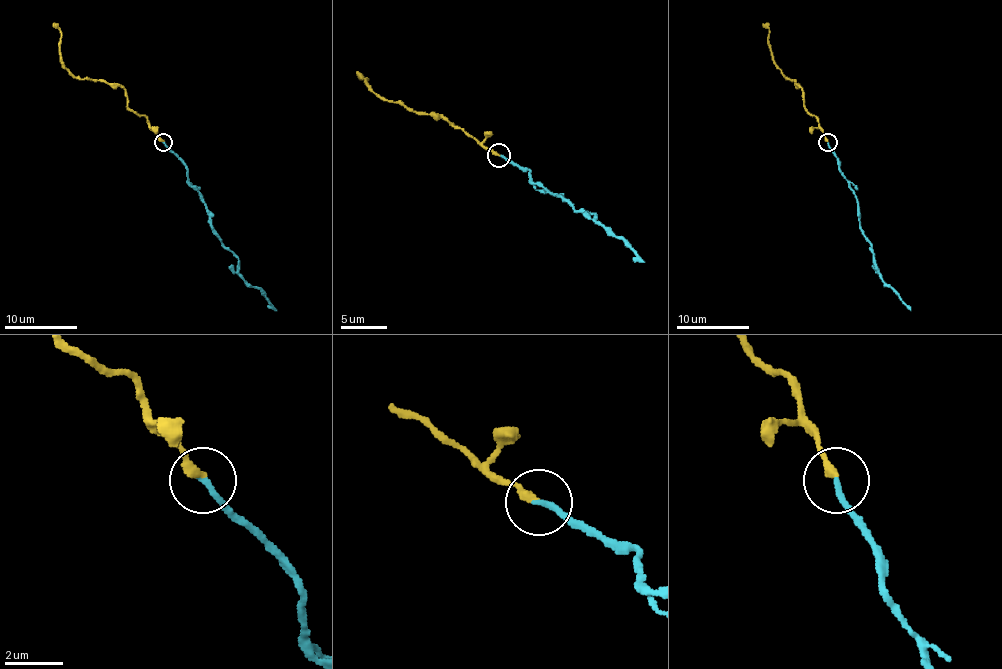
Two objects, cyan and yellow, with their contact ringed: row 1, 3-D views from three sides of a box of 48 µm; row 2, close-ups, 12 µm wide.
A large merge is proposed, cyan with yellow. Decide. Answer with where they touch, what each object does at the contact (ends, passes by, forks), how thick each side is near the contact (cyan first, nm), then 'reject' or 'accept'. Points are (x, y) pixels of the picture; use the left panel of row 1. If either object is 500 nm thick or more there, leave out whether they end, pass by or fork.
(163, 142) | cyan ends | yellow ends | 200/320 nm | reject

